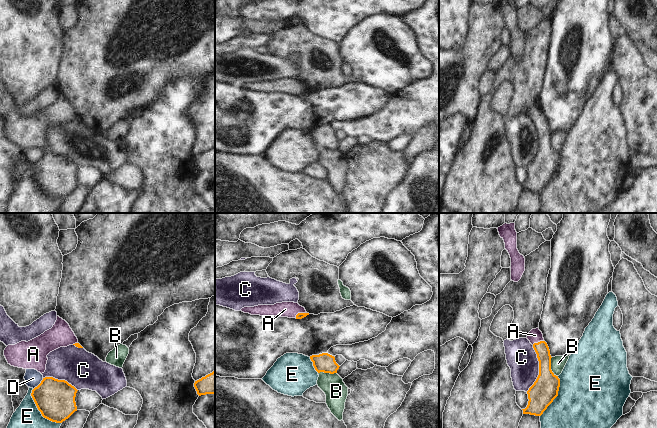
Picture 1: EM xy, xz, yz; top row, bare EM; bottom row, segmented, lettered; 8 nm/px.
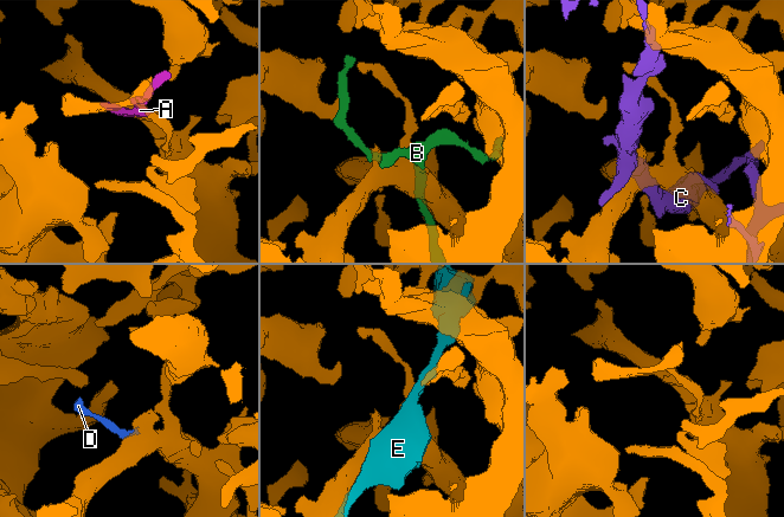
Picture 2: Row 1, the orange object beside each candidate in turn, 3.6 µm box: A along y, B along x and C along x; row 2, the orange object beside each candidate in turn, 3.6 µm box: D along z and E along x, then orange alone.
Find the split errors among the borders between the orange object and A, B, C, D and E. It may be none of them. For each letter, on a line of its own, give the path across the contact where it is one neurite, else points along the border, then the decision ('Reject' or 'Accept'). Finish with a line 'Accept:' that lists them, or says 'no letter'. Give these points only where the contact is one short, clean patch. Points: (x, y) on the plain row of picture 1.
A: Path across: yz (541, 124), (537, 119), (535, 111). Accept
B: Reject
C: Reject
D: Boundary: xy (43, 154), (33, 165). Reject
E: Reject
Accept: A

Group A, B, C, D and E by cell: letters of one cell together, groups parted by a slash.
A / B D / C / E

